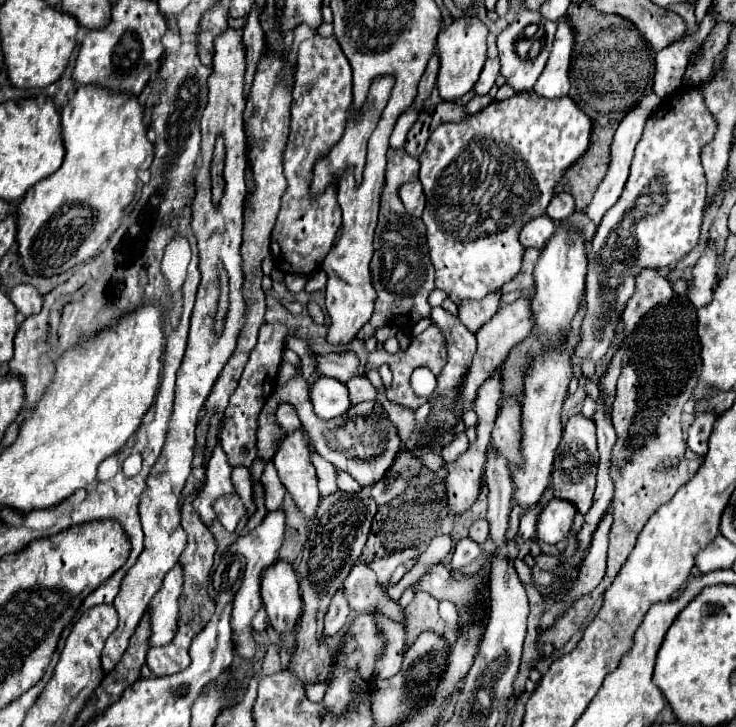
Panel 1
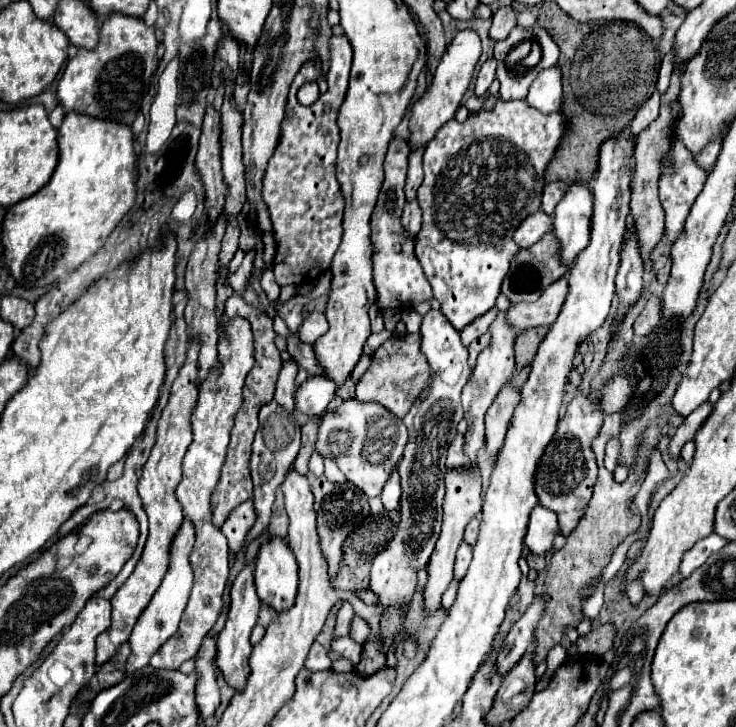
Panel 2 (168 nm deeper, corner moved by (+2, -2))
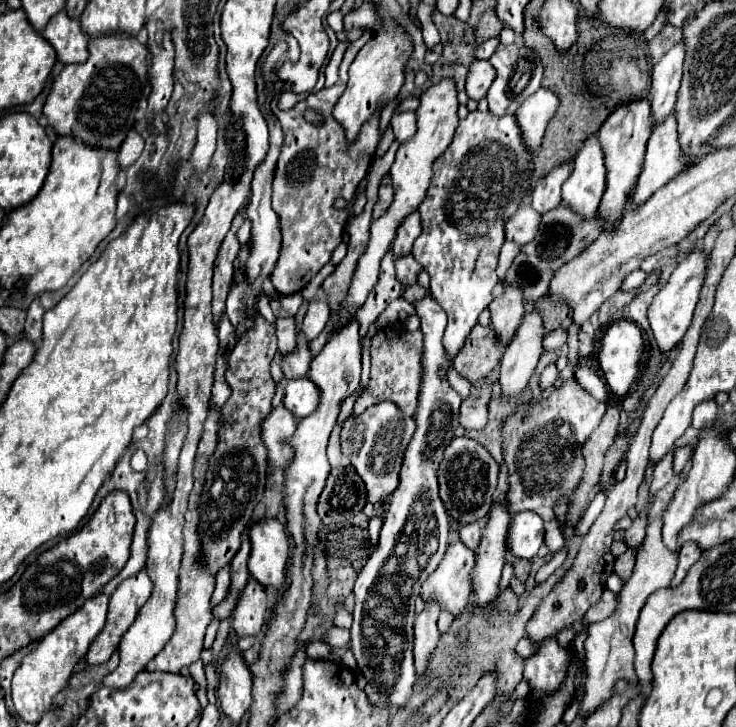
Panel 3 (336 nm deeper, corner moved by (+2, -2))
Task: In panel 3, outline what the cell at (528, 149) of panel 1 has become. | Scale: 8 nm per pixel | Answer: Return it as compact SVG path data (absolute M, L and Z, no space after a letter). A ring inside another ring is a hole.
M475 110L475 112L469 112L465 120L459 122L453 142L443 152L443 156L435 160L433 172L435 174L433 174L433 182L429 186L427 198L419 206L423 232L415 240L413 256L429 272L431 296L443 306L443 310L449 316L443 344L447 352L455 358L455 354L459 354L459 350L463 348L463 342L467 340L471 328L477 324L479 314L493 300L491 290L499 282L495 274L497 258L499 258L501 244L505 242L503 226L507 218L511 218L515 210L523 204L523 200L529 200L533 192L533 168L529 162L529 152L523 146L521 130L515 122L515 116L499 118L489 112Z

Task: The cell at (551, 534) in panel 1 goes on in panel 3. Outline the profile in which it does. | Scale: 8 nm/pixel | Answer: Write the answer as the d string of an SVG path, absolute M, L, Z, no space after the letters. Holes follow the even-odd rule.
M519 512L511 520L507 550L513 556L531 560L543 546L543 520L533 512Z

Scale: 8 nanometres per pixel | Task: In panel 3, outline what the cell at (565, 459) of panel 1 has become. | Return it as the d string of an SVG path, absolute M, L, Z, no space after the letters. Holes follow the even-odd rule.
M575 378L563 380L555 390L535 406L521 404L501 428L503 456L507 464L507 506L511 514L531 510L543 518L545 546L551 554L565 544L563 528L555 518L555 502L559 498L573 498L583 474L583 442L599 426L607 404L595 400L583 390Z

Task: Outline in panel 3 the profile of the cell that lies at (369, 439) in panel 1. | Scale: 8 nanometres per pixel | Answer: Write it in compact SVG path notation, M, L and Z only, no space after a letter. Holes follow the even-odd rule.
M379 402L367 408L363 414L345 420L341 430L341 446L343 452L351 458L351 464L355 466L357 474L363 478L367 486L367 500L371 504L379 504L397 488L399 470L403 464L403 450L407 448L407 442L411 440L413 432L413 416L405 416L393 402Z

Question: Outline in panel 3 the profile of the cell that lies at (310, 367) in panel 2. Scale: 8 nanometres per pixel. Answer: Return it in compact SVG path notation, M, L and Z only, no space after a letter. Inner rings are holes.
M277 316L275 320L275 334L279 340L281 354L289 354L295 348L297 332L295 332L295 318L293 316Z

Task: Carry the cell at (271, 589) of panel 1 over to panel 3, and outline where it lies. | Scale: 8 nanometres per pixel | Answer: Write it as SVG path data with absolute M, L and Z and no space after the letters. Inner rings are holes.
M263 518L249 526L249 572L261 586L281 588L289 558L285 526L277 518Z

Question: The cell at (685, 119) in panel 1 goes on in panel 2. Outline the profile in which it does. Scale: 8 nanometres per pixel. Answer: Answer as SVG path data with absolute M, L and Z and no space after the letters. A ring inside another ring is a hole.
M673 138L673 146L669 150L669 156L667 156L667 166L661 170L661 176L659 176L659 202L665 210L663 238L669 246L673 246L673 242L677 242L679 236L683 234L687 214L689 214L695 198L703 190L705 178L707 178L707 172L701 166L697 166L693 154L683 146L683 142L679 142L679 138Z

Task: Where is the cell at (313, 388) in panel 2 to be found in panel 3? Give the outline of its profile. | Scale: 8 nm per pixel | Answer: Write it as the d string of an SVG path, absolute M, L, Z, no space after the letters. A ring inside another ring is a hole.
M309 378L287 382L283 406L291 410L291 414L295 414L297 418L303 418L315 410L317 402L319 402L319 388L313 386Z

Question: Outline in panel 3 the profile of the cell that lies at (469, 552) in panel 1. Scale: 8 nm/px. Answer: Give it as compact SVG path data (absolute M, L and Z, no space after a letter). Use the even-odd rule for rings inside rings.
M463 542L449 544L437 570L423 582L423 602L437 602L441 610L451 612L455 618L463 614L471 598L471 570L475 568L475 552Z

